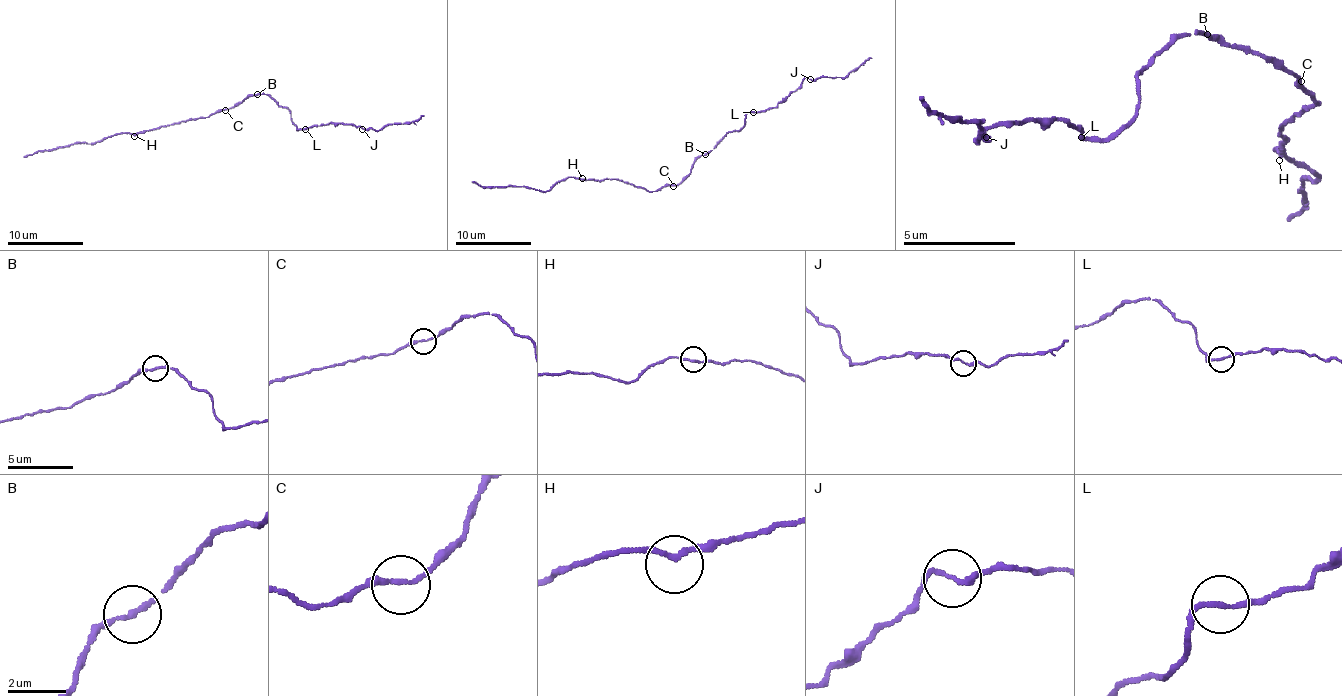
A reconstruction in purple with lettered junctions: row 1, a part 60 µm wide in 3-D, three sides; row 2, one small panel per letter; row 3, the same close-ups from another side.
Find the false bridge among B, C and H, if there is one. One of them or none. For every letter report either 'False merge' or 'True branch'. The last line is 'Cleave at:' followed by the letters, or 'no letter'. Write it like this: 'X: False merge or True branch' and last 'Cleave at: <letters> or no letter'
B: True branch
C: True branch
H: True branch
Cleave at: no letter

